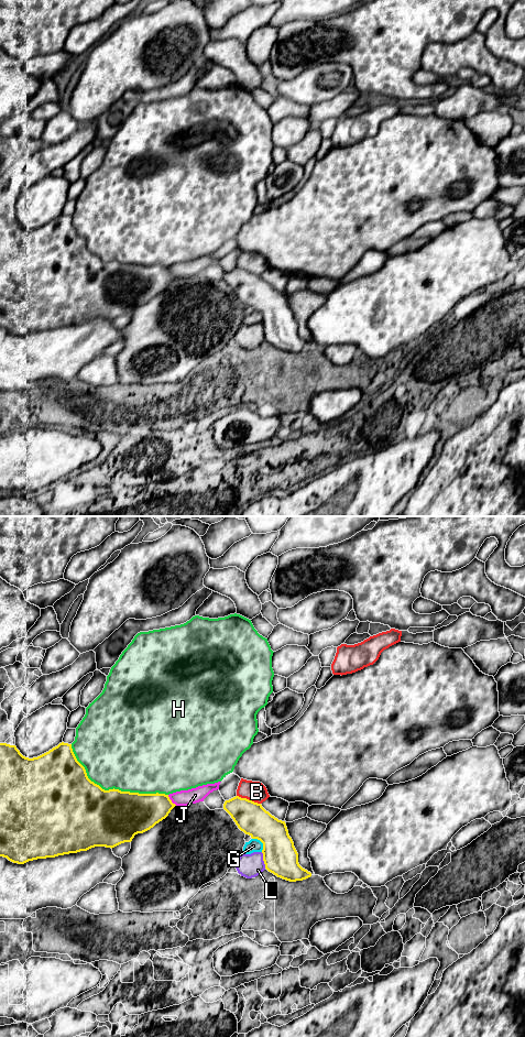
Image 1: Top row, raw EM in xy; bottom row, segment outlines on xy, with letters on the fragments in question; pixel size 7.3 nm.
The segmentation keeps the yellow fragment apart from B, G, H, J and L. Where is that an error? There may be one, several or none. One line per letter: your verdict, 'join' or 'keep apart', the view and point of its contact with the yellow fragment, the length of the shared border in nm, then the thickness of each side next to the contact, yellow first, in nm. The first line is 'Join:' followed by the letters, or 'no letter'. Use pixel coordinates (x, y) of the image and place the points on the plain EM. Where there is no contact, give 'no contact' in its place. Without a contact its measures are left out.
Join: no letter
B: keep apart; meets yellow in xy at (248, 271); contact 190 nm long; 240 nm thick on the yellow side, 150 nm on the other
G: keep apart; meets yellow in xy at (261, 313); contact 130 nm long; 260 nm thick on the yellow side, 100 nm on the other
H: keep apart; meets yellow in xy at (111, 261); contact 800 nm long; 440 nm thick on the yellow side, 480 nm on the other
J: keep apart; meets yellow in xy at (171, 272); contact 100 nm long; 280 nm thick on the yellow side, 110 nm on the other
L: keep apart; meets yellow in xy at (263, 331); contact 120 nm long; 260 nm thick on the yellow side, 180 nm on the other

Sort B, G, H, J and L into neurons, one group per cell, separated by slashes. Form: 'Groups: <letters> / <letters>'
Groups: B / G L / H / J

